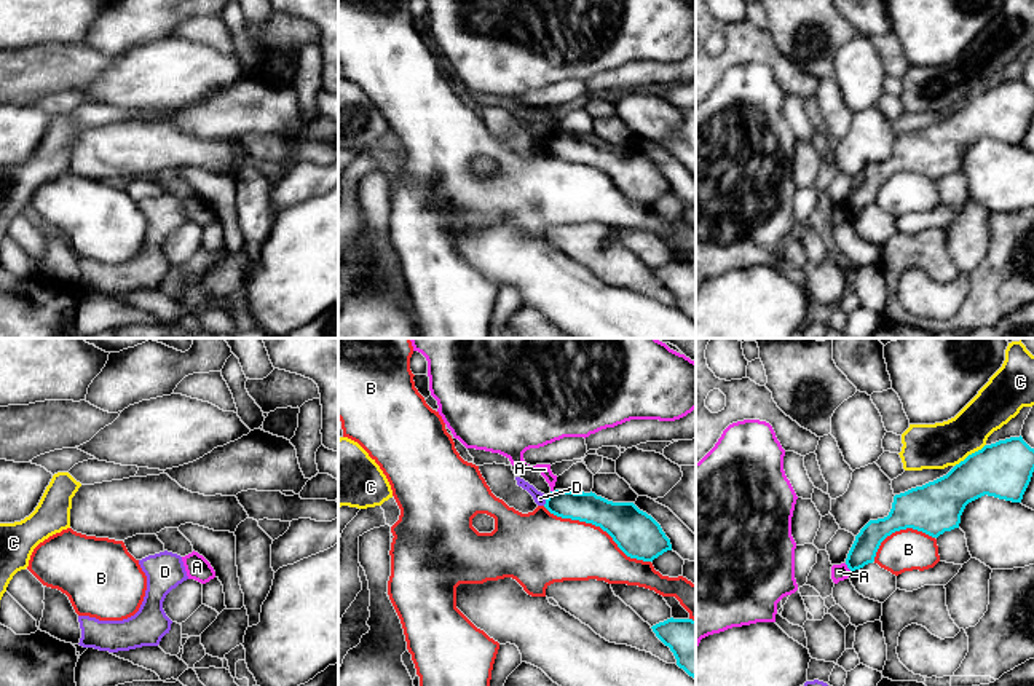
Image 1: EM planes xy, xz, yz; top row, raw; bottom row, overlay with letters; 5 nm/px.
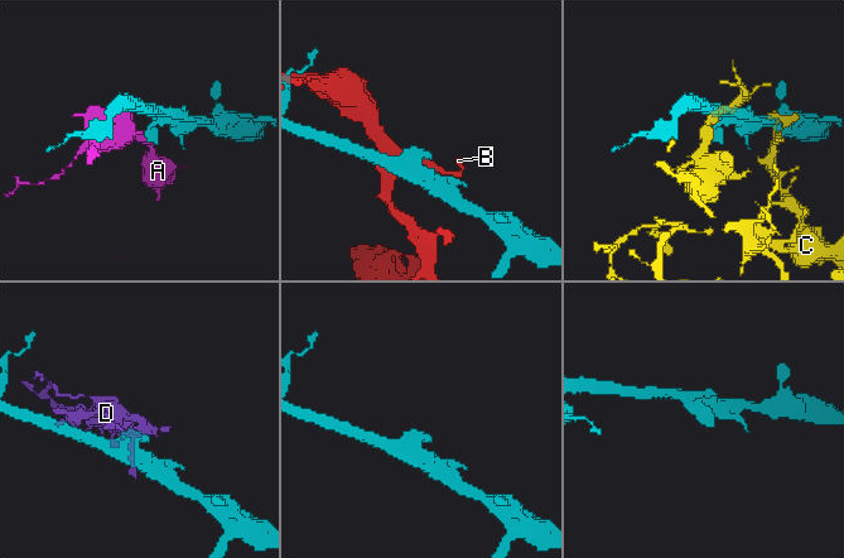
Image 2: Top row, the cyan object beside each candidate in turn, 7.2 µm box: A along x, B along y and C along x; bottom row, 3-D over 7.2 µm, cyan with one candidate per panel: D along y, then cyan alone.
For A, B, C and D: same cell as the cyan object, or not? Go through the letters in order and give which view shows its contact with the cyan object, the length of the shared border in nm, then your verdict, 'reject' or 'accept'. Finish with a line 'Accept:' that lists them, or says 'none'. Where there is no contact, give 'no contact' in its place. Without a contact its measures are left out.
A: meets cyan in yz; contact 50 nm long; reject
B: meets cyan in xz; contact 600 nm long; reject
C: meets cyan in yz; contact 200 nm long; reject
D: meets cyan in xz; contact 60 nm long; reject
Accept: none

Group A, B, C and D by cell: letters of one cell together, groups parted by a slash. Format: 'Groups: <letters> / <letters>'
Groups: A / B / C / D

